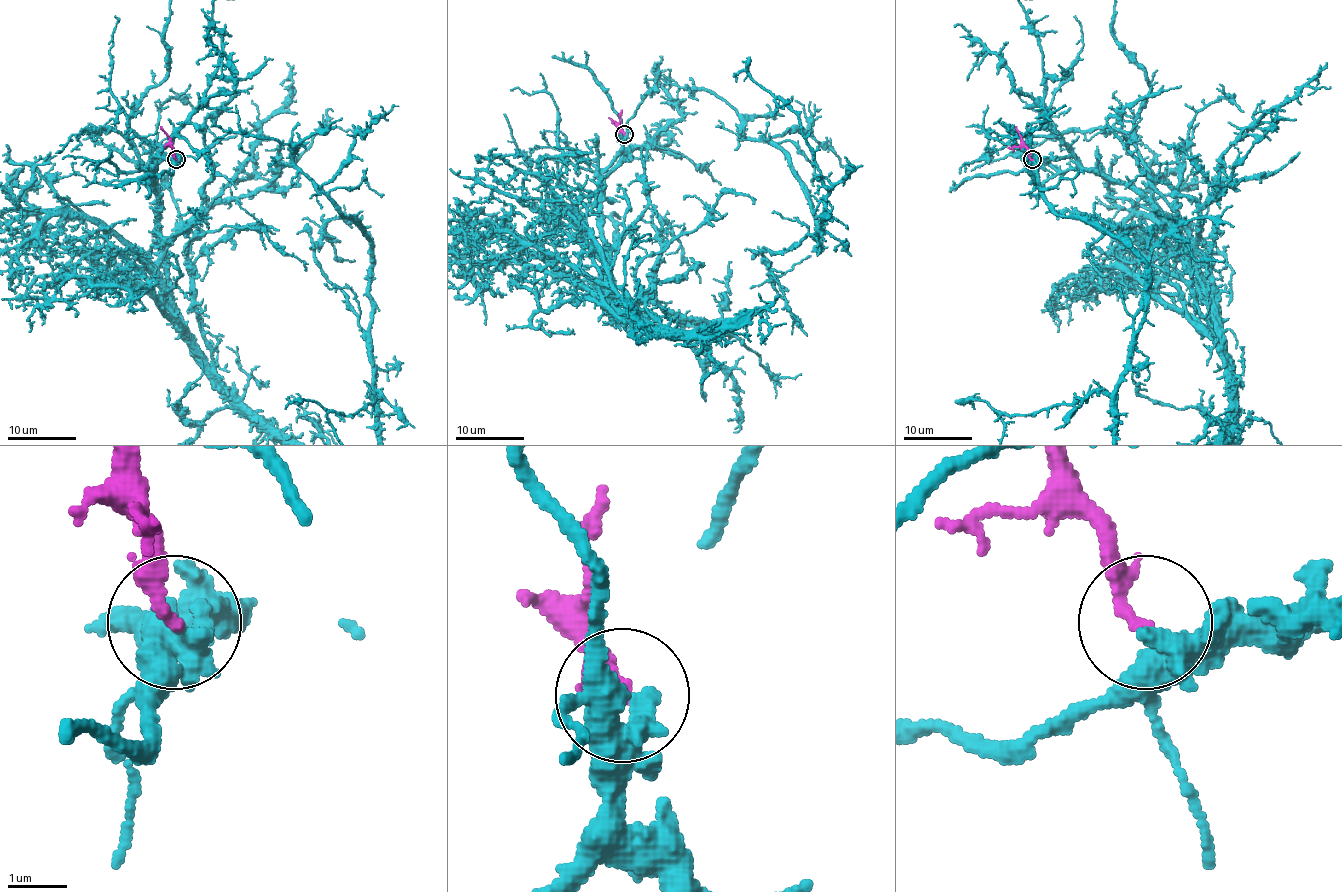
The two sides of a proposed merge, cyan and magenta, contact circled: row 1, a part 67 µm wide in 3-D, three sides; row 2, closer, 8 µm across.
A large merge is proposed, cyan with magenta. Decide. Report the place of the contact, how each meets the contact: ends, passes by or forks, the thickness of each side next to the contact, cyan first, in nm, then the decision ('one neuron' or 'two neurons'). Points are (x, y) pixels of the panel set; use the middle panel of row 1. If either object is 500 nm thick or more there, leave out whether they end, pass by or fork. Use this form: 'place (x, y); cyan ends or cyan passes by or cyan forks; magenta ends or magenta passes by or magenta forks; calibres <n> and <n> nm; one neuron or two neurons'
place (624, 134); cyan ends; magenta ends; calibres 400 and 240 nm; one neuron

